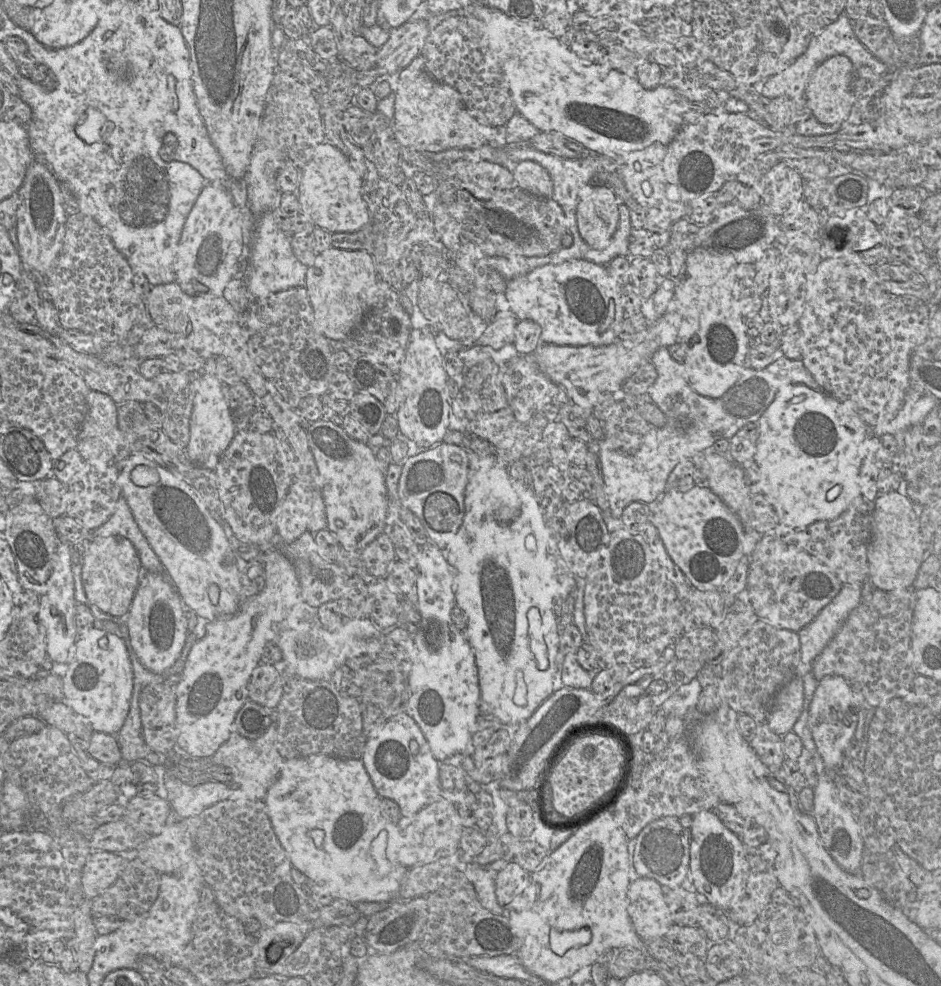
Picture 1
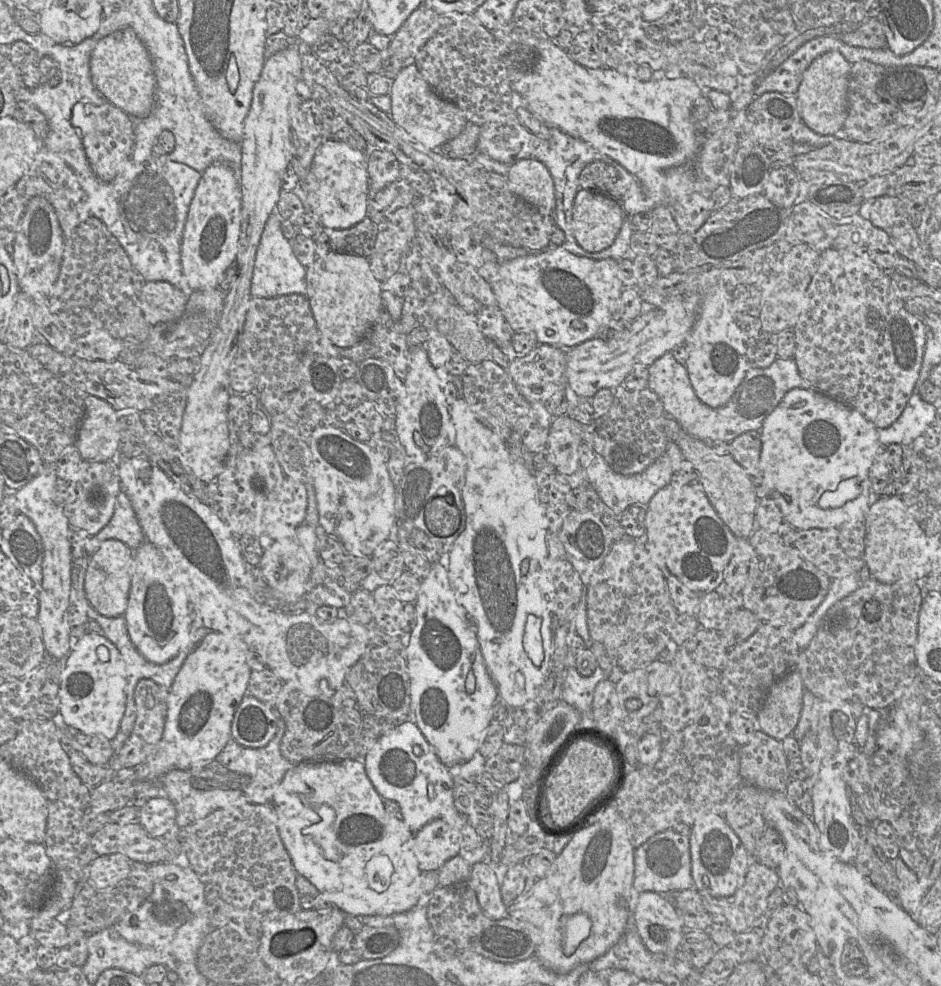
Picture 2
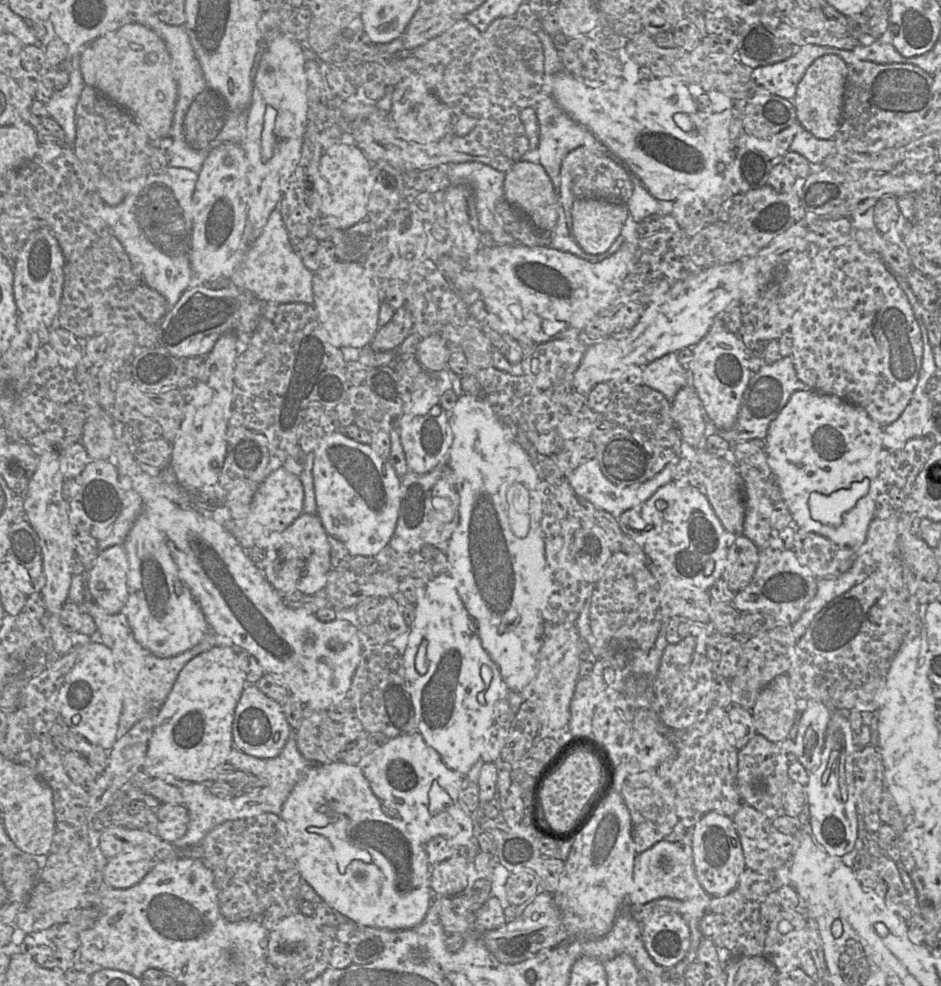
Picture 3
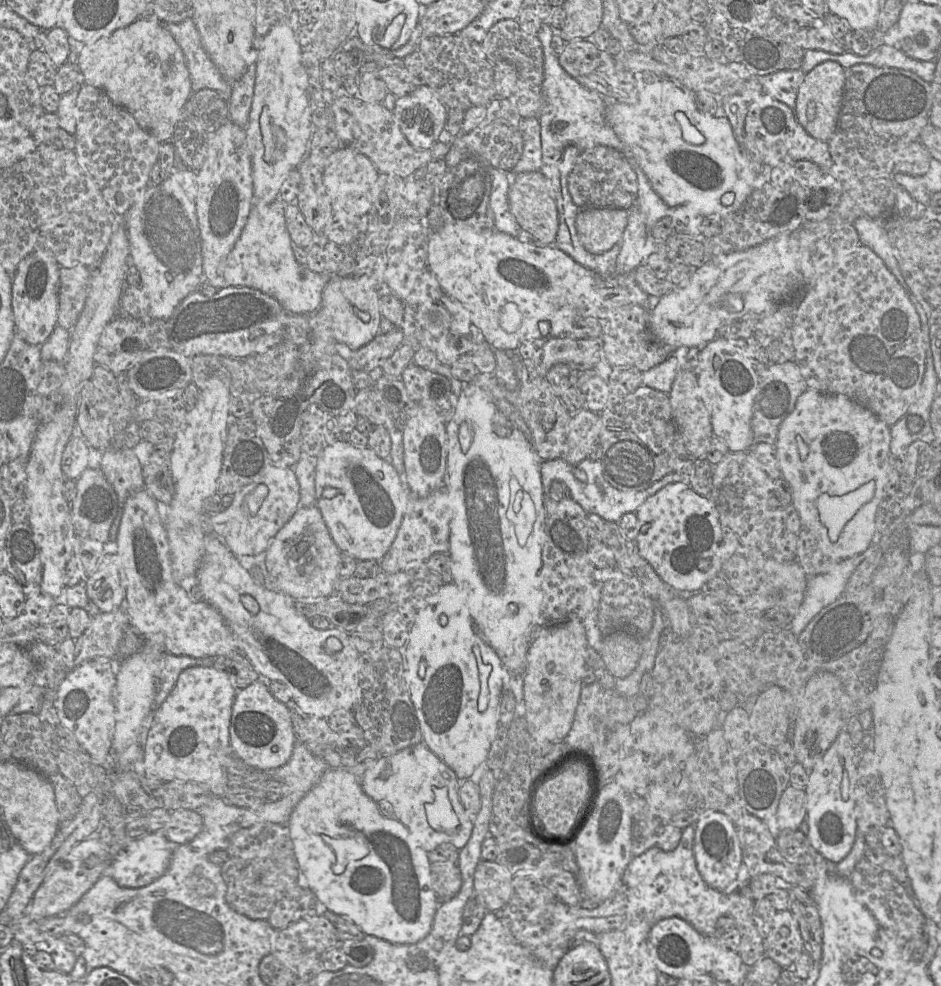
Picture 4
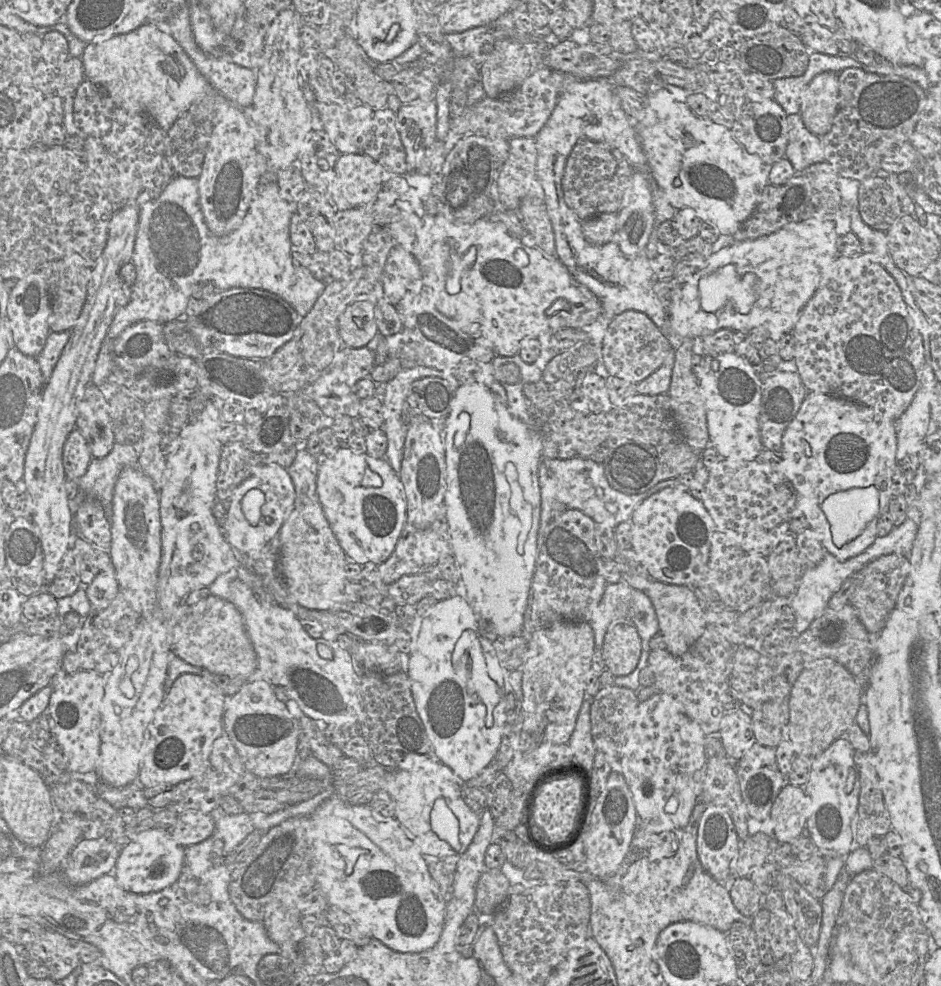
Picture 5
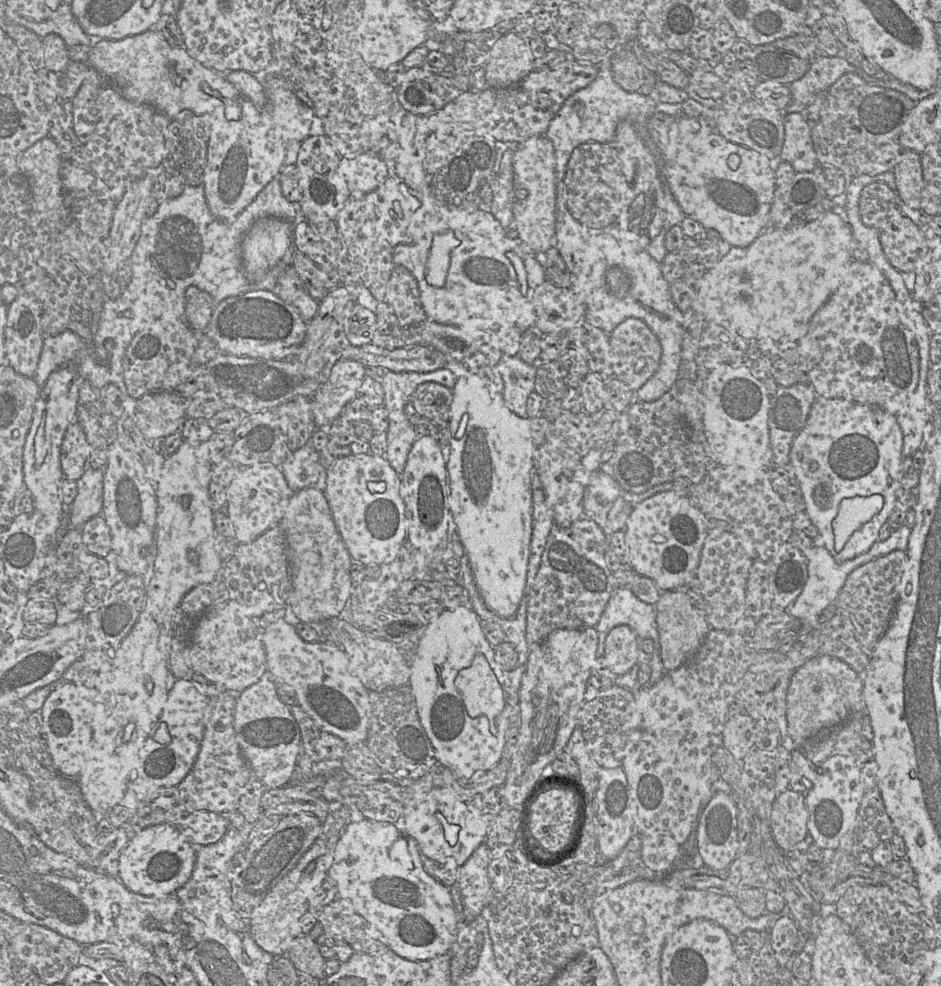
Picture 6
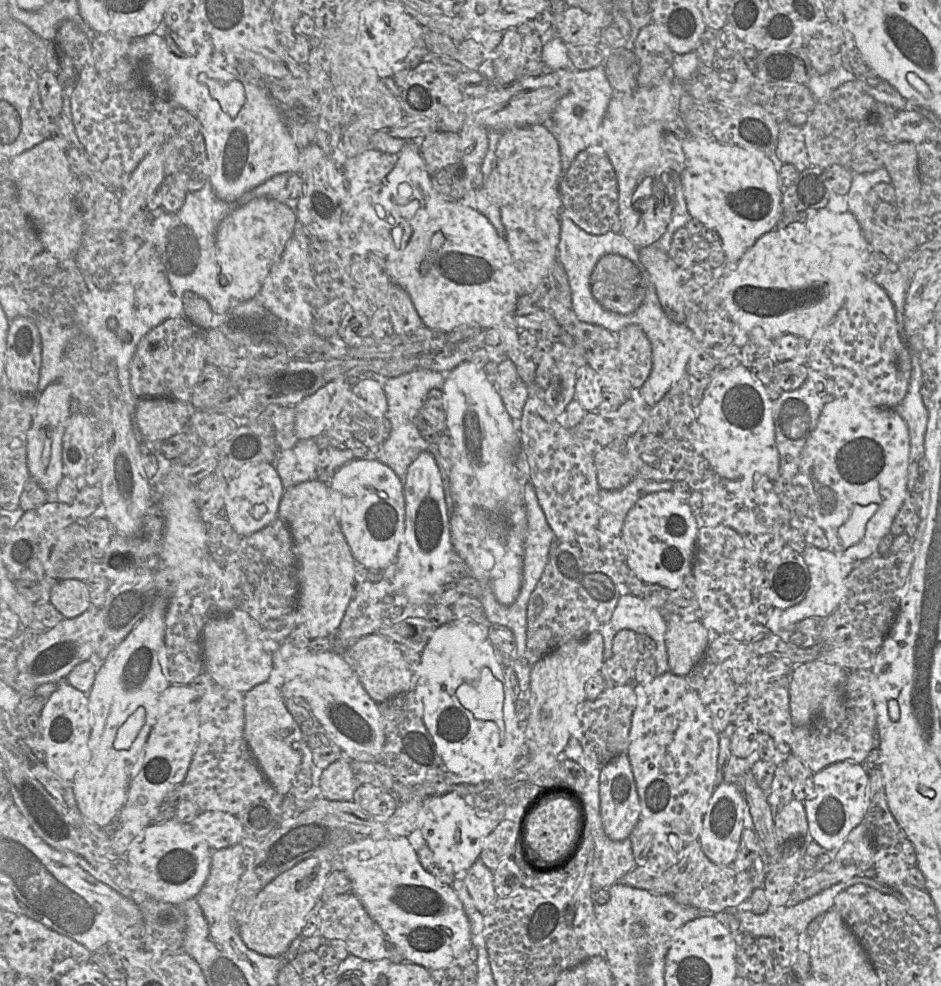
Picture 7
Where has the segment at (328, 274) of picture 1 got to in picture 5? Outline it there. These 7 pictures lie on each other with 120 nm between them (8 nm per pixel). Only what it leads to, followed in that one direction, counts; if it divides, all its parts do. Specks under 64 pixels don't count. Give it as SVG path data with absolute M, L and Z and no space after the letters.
M353 301L340 315L339 334L349 348L368 345L378 332L375 304L370 301Z

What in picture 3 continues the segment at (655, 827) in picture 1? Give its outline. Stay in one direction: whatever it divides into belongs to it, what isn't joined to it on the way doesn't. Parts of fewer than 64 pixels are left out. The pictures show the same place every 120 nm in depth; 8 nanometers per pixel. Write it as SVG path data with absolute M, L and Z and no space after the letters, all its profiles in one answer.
M693 828L677 842L661 840L650 849L637 854L633 870L632 891L627 896L634 905L644 905L659 898L674 898L683 902L685 914L682 915L690 930L690 946L687 964L695 962L697 950L703 935L699 930L699 922L708 912L711 896L700 885L694 868L692 851Z

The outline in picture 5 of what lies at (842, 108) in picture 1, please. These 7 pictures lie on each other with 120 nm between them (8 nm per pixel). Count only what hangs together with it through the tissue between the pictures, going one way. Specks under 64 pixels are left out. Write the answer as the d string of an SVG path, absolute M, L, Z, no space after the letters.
M838 73L815 76L802 93L800 115L808 130L819 137L828 133L837 111Z

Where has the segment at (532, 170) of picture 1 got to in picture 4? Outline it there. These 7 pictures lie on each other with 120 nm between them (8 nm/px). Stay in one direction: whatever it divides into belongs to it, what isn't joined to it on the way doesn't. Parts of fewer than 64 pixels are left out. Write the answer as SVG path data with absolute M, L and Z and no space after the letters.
M540 171L514 174L511 176L508 200L510 210L524 235L534 238L534 245L554 245L559 215L545 177Z

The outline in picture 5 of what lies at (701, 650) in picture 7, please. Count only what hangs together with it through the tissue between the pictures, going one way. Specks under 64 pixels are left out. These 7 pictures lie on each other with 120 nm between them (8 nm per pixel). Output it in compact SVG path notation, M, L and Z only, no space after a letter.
M649 579L648 588L643 591L655 609L659 633L663 636L666 649L674 656L681 656L699 639L707 627L703 604L692 590L684 585L672 585Z

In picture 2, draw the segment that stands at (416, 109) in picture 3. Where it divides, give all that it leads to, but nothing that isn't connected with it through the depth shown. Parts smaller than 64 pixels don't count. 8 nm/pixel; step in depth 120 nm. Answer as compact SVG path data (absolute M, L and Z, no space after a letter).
M407 62L398 73L390 90L390 97L391 119L394 124L428 150L438 150L443 144L457 137L468 122L456 105L433 90L414 62Z

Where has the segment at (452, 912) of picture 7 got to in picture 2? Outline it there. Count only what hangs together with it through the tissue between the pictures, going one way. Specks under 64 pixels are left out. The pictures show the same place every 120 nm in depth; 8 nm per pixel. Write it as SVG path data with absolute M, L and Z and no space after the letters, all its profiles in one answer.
M361 759L294 764L278 785L272 805L280 838L297 874L307 878L345 915L392 916L417 904L422 871L412 854L409 833L399 818L384 809L383 798L369 780Z

